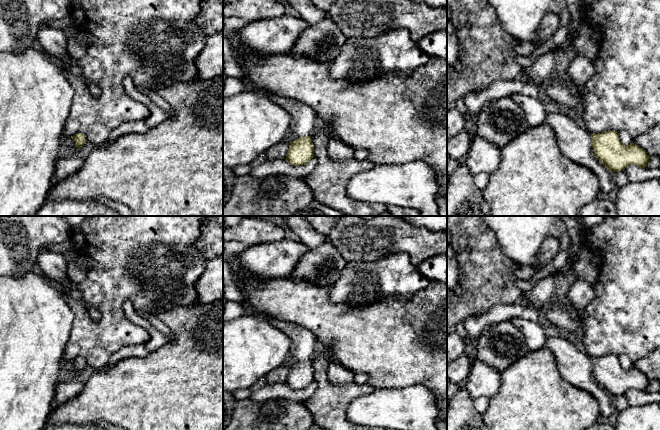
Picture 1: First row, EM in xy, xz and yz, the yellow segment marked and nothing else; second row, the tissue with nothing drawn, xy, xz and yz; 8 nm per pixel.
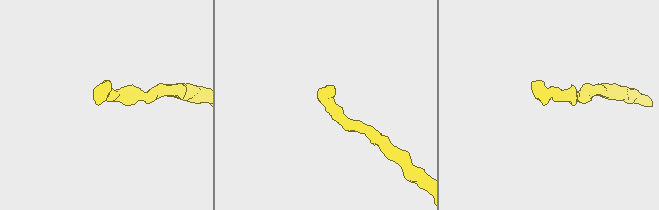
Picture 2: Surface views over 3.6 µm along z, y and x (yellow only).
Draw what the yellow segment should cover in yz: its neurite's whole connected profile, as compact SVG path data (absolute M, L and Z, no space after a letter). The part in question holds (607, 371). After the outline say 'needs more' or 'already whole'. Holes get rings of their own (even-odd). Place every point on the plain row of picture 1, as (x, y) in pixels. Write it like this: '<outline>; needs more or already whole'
M562 337L547 338L543 348L555 356L564 380L595 397L602 420L612 420L615 415L613 396L624 395L628 389L645 392L649 386L650 381L644 373L635 366L623 369L615 355L591 358L578 350L571 340Z; needs more

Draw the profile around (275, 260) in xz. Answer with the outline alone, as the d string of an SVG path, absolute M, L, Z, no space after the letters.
M284 238L254 245L237 255L241 269L260 281L288 277L297 262L310 249L301 241Z

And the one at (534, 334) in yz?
M514 317L510 321L523 333L529 351L543 348L547 337L543 327L538 322L533 322L522 317Z

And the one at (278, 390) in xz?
M313 381L305 389L301 390L291 389L283 383L267 384L261 389L252 392L249 399L254 402L264 402L269 399L281 398L301 403L309 399L314 394L317 387L318 386L315 381Z

